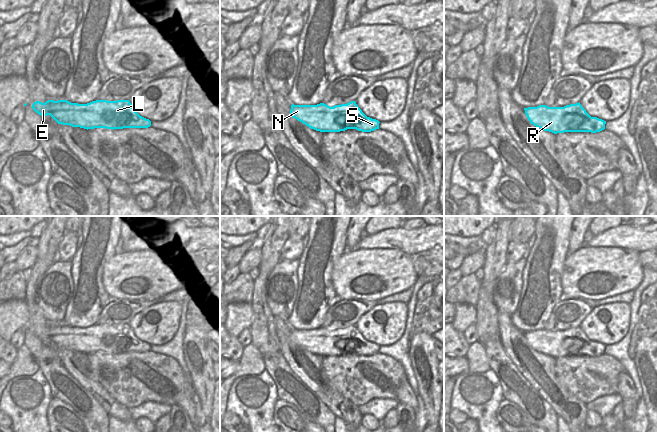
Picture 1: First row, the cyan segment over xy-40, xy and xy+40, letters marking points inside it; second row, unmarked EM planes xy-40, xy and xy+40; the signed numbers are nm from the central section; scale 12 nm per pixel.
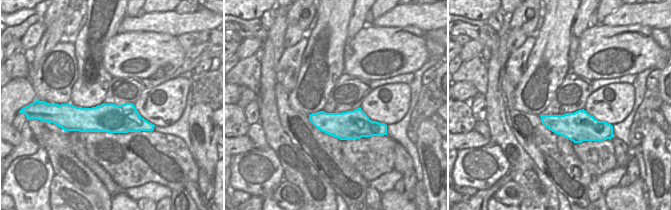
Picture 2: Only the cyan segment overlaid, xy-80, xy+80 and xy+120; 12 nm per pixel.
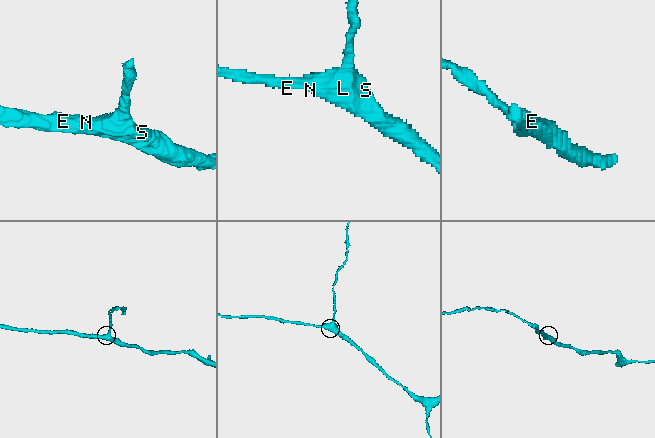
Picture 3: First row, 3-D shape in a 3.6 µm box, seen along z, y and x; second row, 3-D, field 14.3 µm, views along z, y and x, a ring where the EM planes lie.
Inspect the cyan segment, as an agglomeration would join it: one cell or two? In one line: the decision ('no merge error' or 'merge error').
no merge error

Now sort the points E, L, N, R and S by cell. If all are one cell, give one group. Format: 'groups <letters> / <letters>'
groups E L N R S

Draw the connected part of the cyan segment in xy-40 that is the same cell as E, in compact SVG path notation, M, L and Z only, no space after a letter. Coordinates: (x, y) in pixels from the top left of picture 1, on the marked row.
M67 100L36 101L33 110L41 116L50 115L58 124L84 129L148 128L151 121L140 116L129 100L96 100L87 104Z

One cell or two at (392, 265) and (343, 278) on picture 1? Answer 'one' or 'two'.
one

